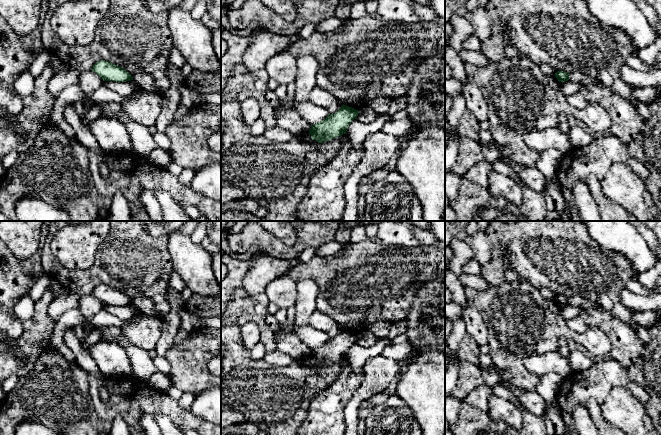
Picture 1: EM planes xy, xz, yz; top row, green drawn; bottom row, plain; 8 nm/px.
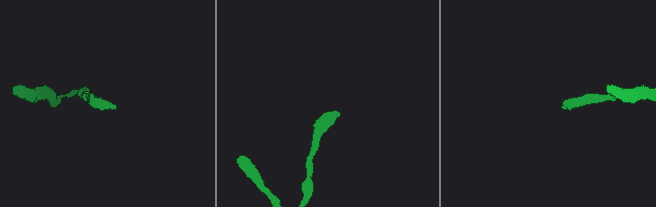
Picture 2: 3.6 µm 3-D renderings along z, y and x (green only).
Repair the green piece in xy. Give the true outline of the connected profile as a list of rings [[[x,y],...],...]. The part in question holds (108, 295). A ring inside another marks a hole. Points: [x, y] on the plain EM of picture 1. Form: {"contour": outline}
{"contour": [[[105,284],[96,286],[91,294],[103,305],[125,306],[133,304],[132,299],[124,292]]]}

